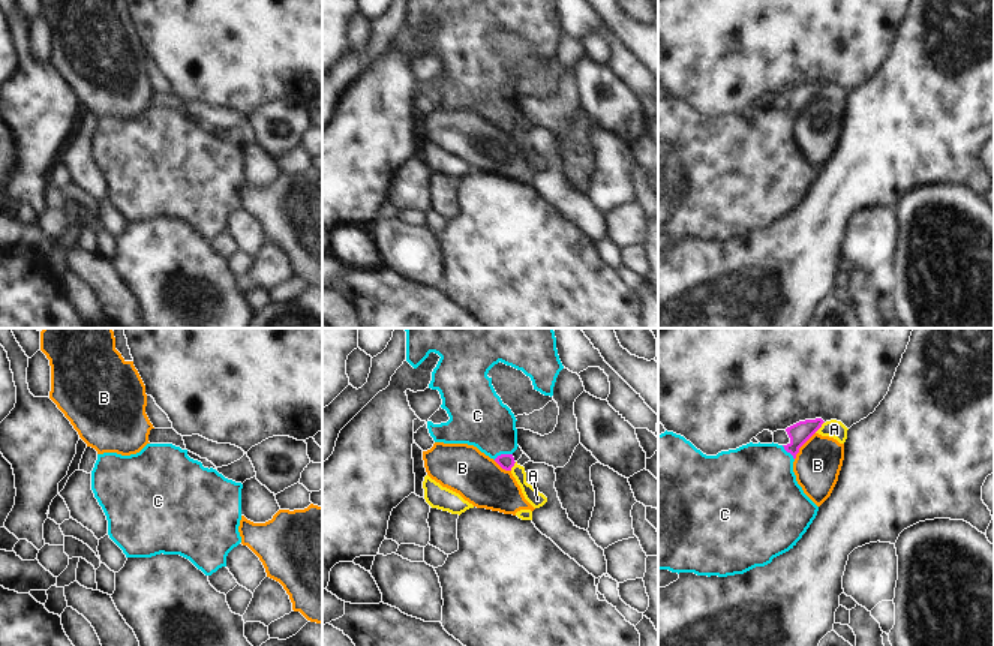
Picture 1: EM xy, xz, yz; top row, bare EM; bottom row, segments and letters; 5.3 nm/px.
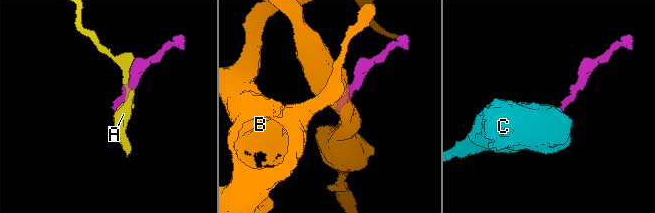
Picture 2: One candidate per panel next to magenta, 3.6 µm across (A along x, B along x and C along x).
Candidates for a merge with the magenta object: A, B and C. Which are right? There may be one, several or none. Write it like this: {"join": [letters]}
{"join": ["C"]}

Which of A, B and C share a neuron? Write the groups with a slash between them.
A / B / C

